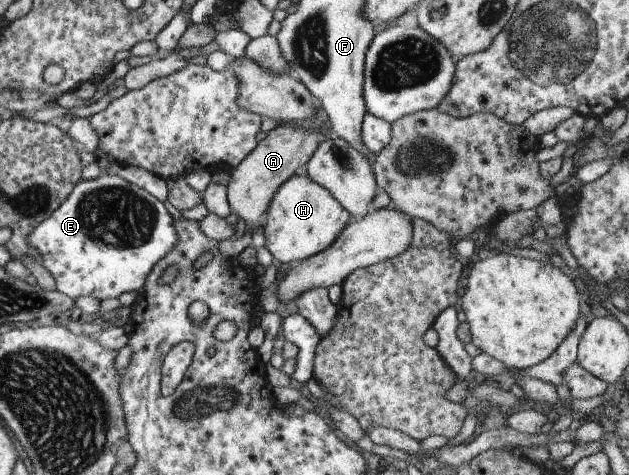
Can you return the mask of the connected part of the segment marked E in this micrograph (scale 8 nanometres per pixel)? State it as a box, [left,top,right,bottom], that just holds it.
[26,171,176,301]

